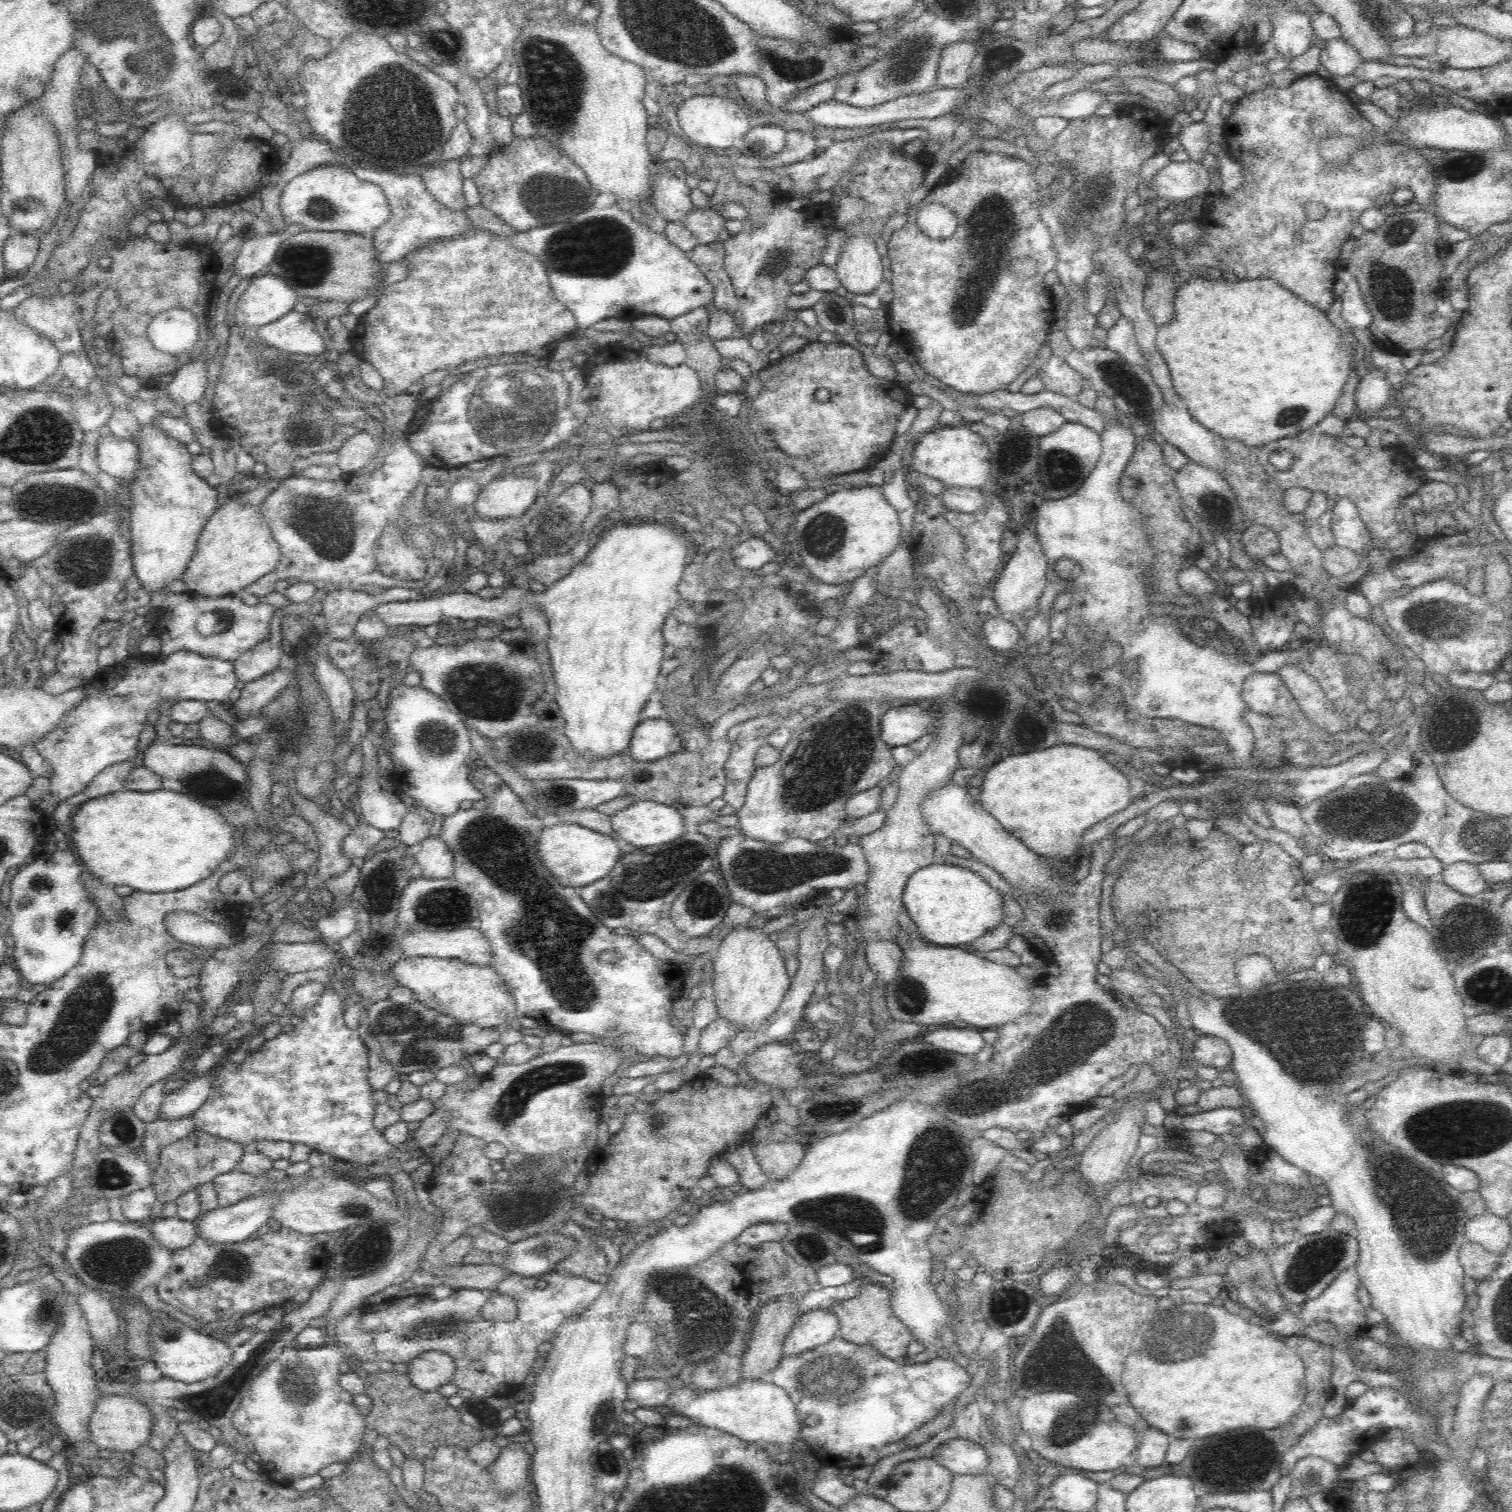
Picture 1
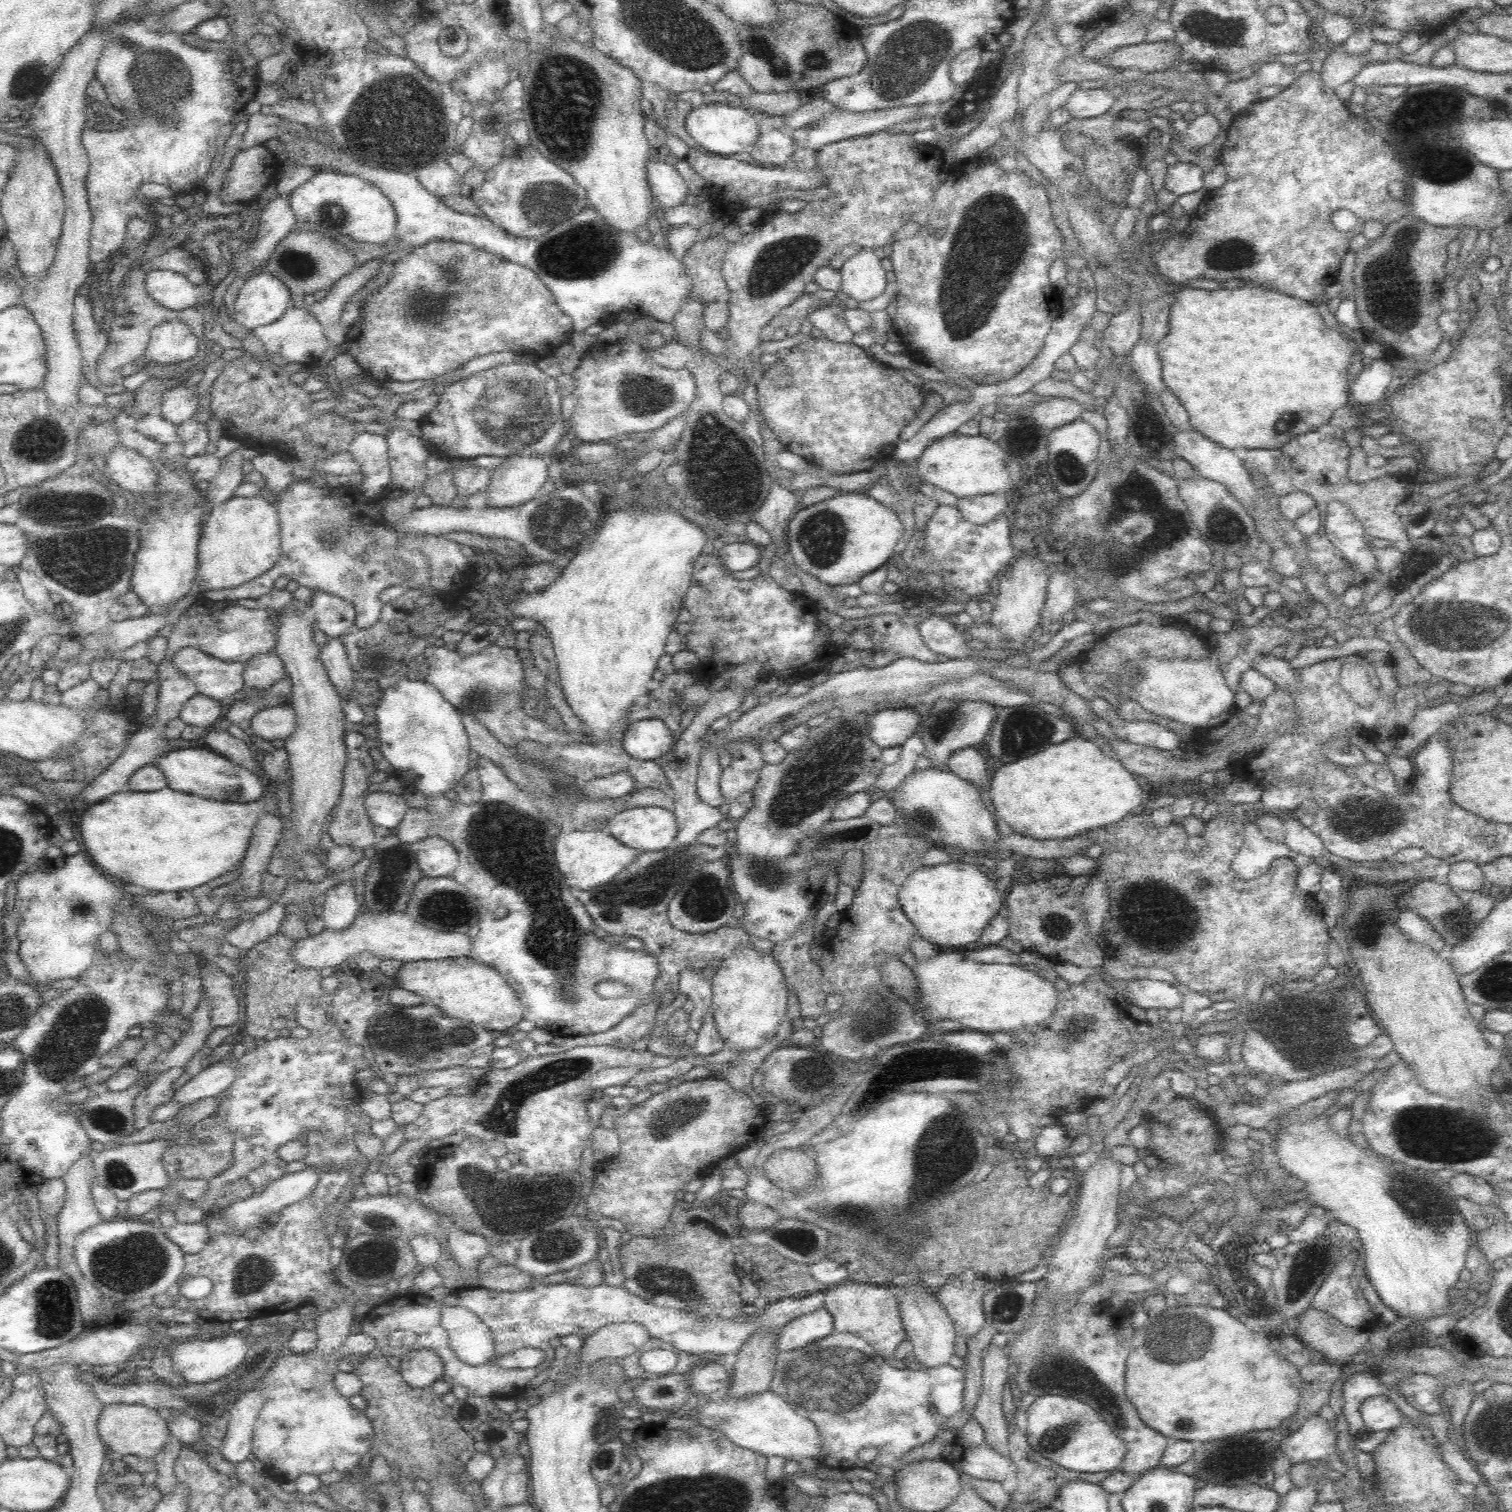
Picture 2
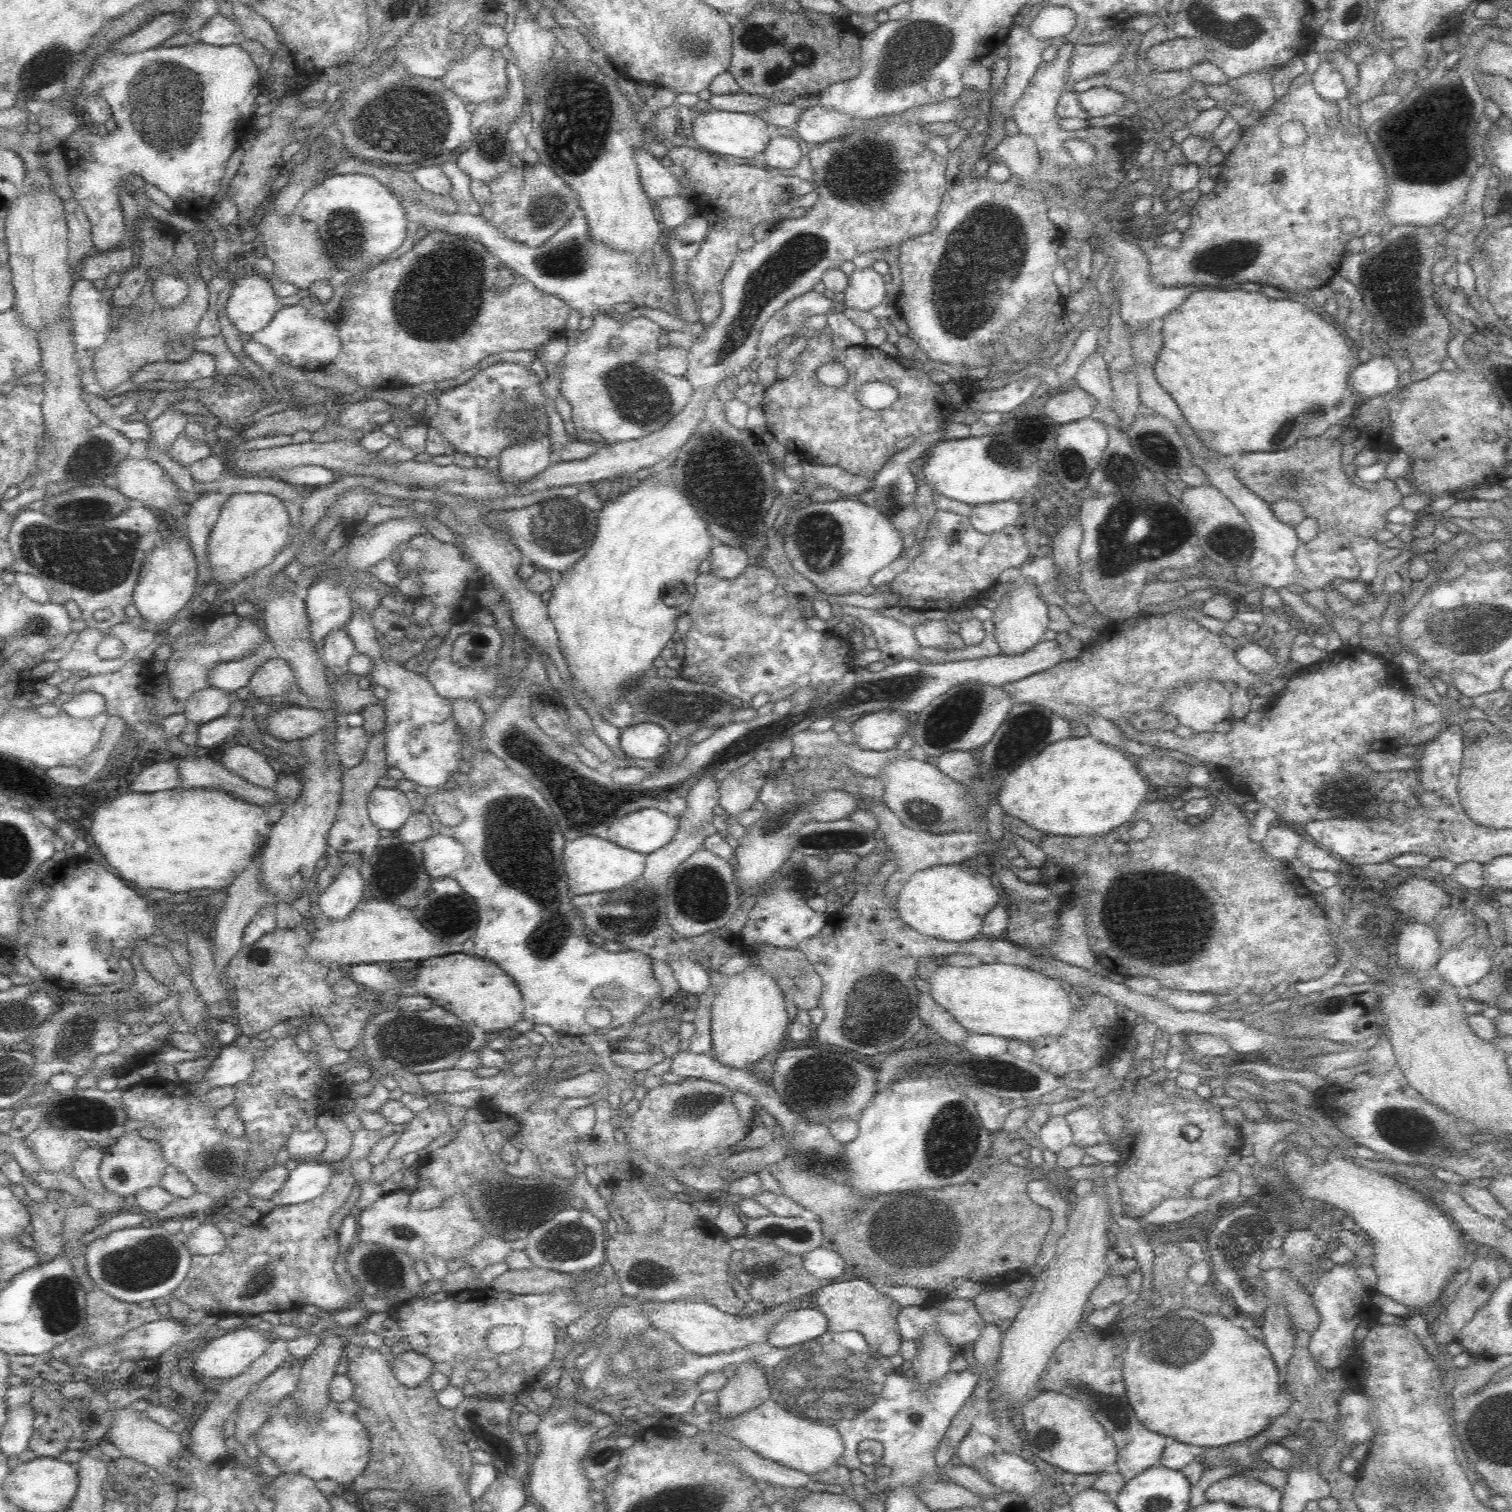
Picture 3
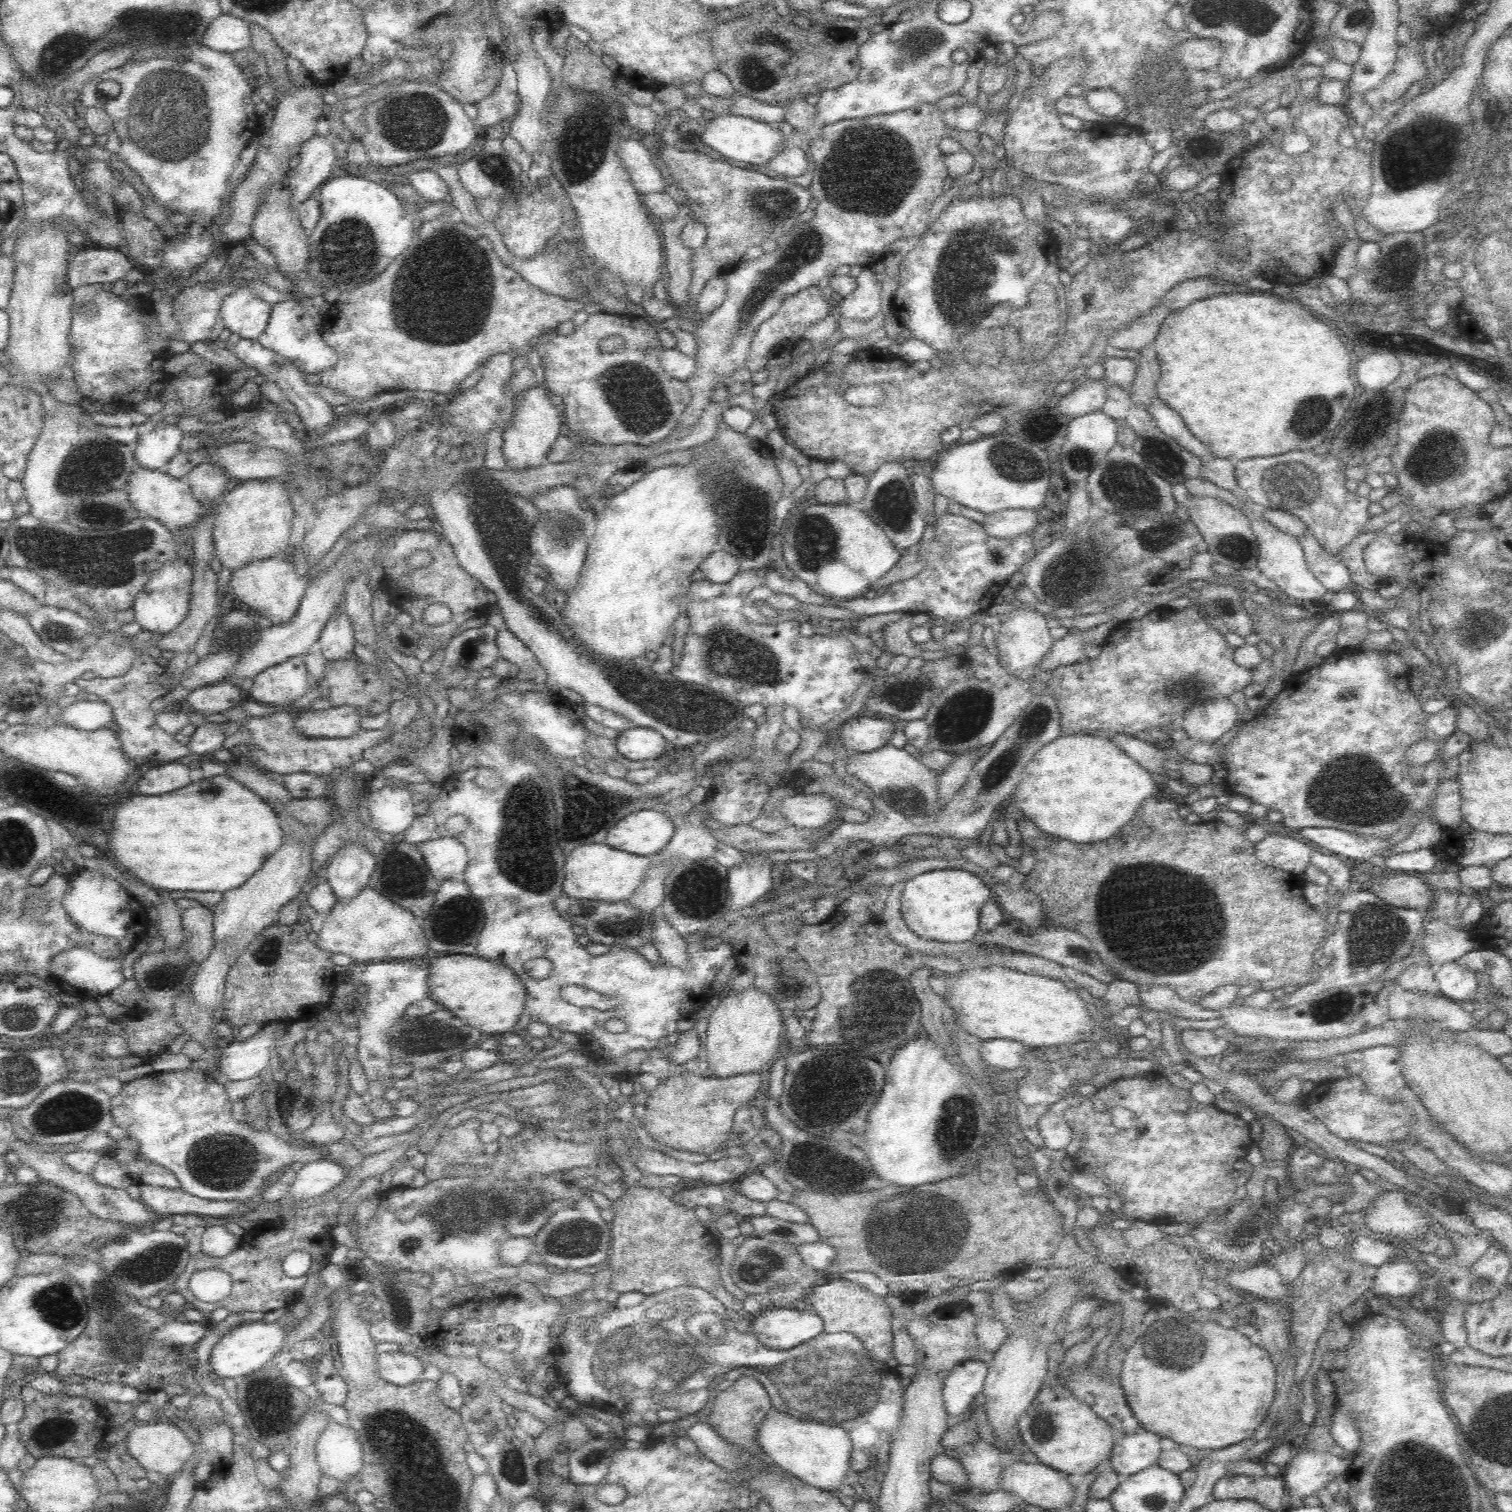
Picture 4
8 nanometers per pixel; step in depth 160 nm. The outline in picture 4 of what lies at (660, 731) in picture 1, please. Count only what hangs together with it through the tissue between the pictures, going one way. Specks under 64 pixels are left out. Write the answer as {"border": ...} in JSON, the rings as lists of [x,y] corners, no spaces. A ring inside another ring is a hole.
{"border":[[[630,726],[628,730],[615,734],[617,752],[630,760],[660,760],[670,748],[667,741],[653,728]]]}

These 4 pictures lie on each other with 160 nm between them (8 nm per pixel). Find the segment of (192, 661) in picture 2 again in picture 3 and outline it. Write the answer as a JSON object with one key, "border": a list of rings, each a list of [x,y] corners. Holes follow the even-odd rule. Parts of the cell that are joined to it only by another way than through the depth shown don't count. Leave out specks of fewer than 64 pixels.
{"border":[[[264,639],[255,650],[244,658],[210,664],[209,684],[226,692],[234,692],[248,686],[251,674],[256,672],[268,658],[275,656],[274,643]]]}

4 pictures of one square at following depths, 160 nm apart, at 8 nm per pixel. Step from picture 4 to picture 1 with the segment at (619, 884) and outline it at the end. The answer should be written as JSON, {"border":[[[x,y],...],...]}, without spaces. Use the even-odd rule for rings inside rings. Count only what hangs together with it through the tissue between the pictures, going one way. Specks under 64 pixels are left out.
{"border":[[[556,824],[552,828],[544,828],[540,842],[538,842],[538,855],[542,858],[544,866],[560,880],[564,886],[586,886],[604,878],[620,858],[621,848],[616,840],[604,836],[600,832],[588,830],[578,824]]]}

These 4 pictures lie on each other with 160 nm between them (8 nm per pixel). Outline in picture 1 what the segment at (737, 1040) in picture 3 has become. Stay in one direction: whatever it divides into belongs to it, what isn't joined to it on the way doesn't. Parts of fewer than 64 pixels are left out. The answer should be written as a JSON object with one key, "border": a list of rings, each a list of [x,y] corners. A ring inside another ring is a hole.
{"border":[[[748,925],[735,926],[721,940],[720,947],[713,954],[714,974],[712,976],[714,989],[714,1002],[719,1016],[733,1022],[740,1031],[756,1030],[760,1024],[768,1020],[770,1014],[774,1014],[781,1006],[786,992],[791,986],[791,979],[787,975],[785,957],[776,943],[764,934],[762,929]]]}

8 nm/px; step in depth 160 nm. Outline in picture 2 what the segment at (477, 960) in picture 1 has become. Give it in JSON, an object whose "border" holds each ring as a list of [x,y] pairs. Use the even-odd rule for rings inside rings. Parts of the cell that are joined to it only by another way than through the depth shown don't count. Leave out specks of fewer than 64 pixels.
{"border":[[[362,910],[352,922],[350,928],[342,932],[324,930],[318,935],[307,936],[295,942],[290,957],[303,968],[322,971],[335,967],[350,959],[358,958],[362,952],[372,953],[380,960],[398,960],[398,962],[417,962],[418,960],[443,960],[469,957],[472,952],[472,938],[458,932],[439,932],[418,924],[406,912],[382,912],[374,914]]]}

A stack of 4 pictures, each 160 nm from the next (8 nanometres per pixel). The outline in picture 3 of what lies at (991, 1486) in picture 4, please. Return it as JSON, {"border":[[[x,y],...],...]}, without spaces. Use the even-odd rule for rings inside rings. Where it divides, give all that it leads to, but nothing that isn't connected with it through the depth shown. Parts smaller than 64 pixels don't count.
{"border":[[[972,1426],[959,1445],[957,1456],[962,1460],[962,1464],[974,1468],[980,1460],[991,1456],[997,1451],[993,1434],[981,1434]]]}

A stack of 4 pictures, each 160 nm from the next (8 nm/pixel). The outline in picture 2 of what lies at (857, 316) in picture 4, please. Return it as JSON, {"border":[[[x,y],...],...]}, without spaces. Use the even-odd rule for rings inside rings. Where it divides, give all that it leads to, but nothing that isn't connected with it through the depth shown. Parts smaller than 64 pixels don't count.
{"border":[[[861,247],[858,254],[846,260],[841,268],[842,292],[862,306],[882,295],[887,281],[881,261],[873,249]]]}

